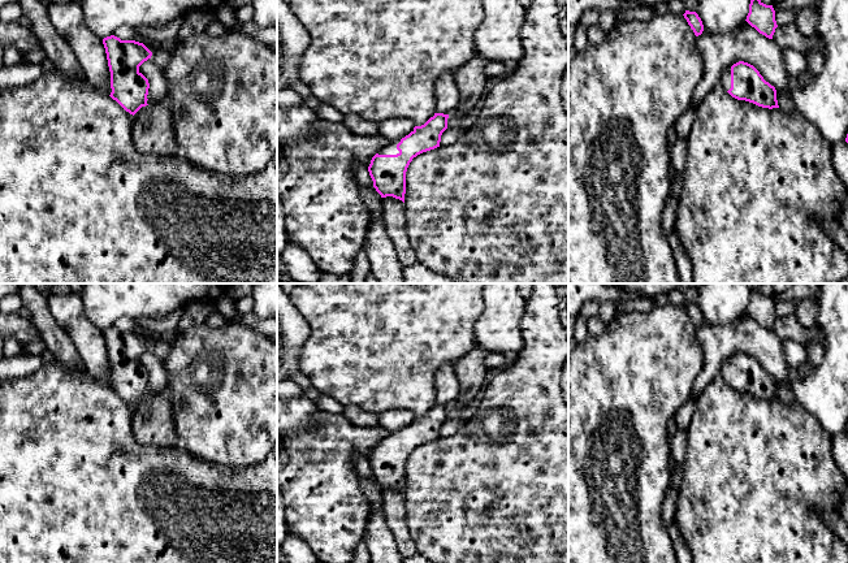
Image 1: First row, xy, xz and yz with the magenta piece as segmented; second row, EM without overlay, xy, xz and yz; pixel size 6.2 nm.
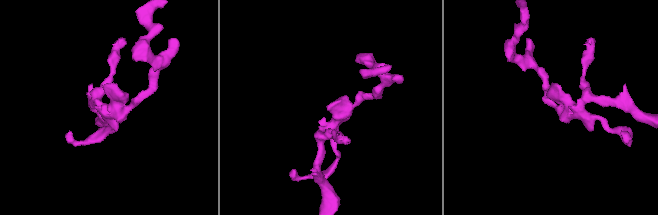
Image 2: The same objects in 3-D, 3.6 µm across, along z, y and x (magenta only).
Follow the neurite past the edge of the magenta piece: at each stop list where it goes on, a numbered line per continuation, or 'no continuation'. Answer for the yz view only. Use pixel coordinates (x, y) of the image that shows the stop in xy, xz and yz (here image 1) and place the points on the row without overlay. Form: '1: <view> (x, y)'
1: yz (725, 372)

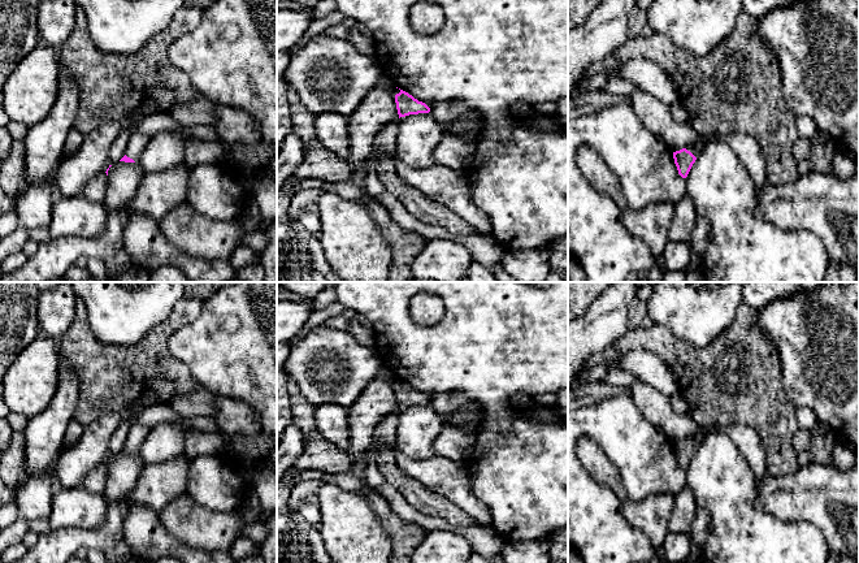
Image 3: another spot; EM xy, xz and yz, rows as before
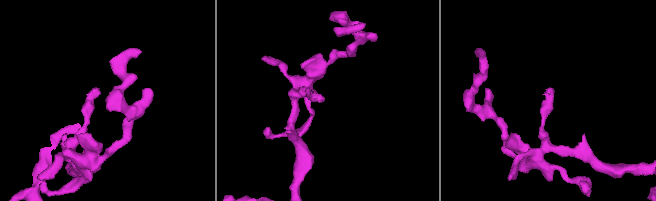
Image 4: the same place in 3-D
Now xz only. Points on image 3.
no continuation

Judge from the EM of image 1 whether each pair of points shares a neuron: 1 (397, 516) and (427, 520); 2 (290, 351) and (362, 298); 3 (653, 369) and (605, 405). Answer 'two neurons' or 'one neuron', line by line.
1: two neurons
2: two neurons
3: one neuron

